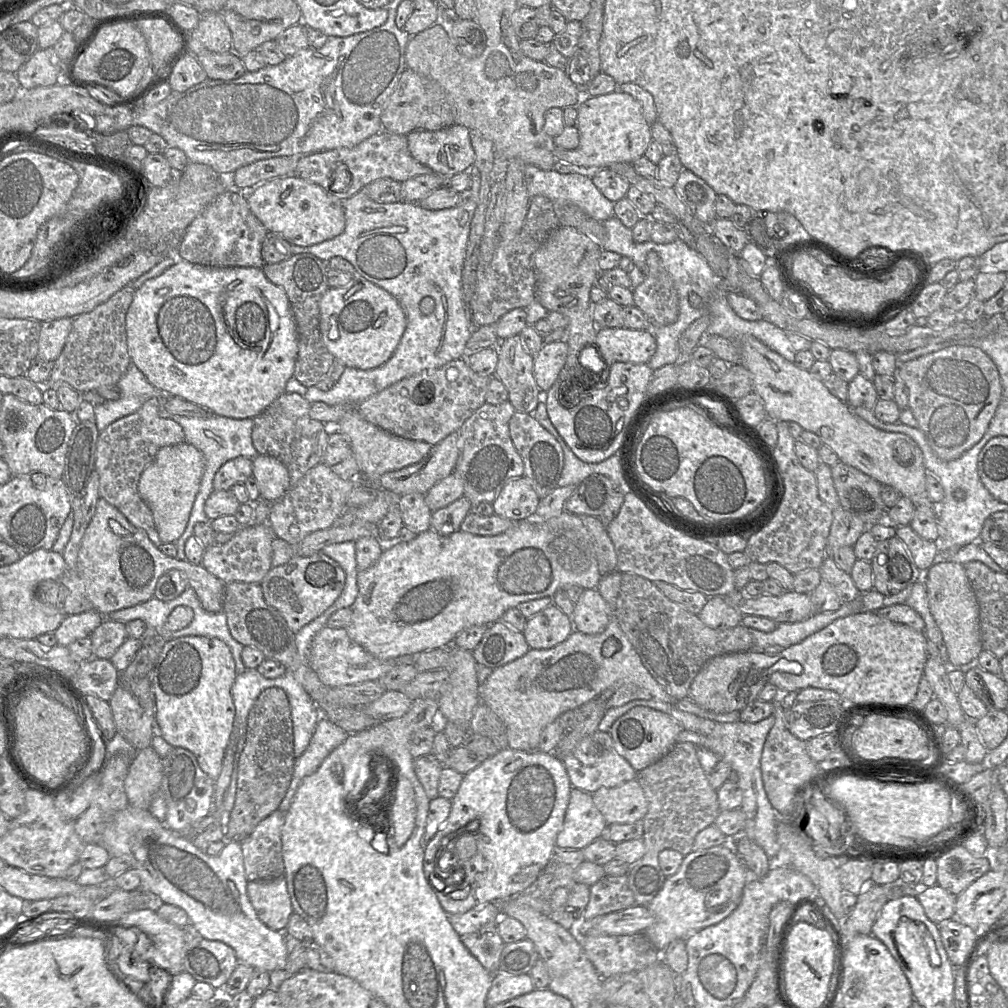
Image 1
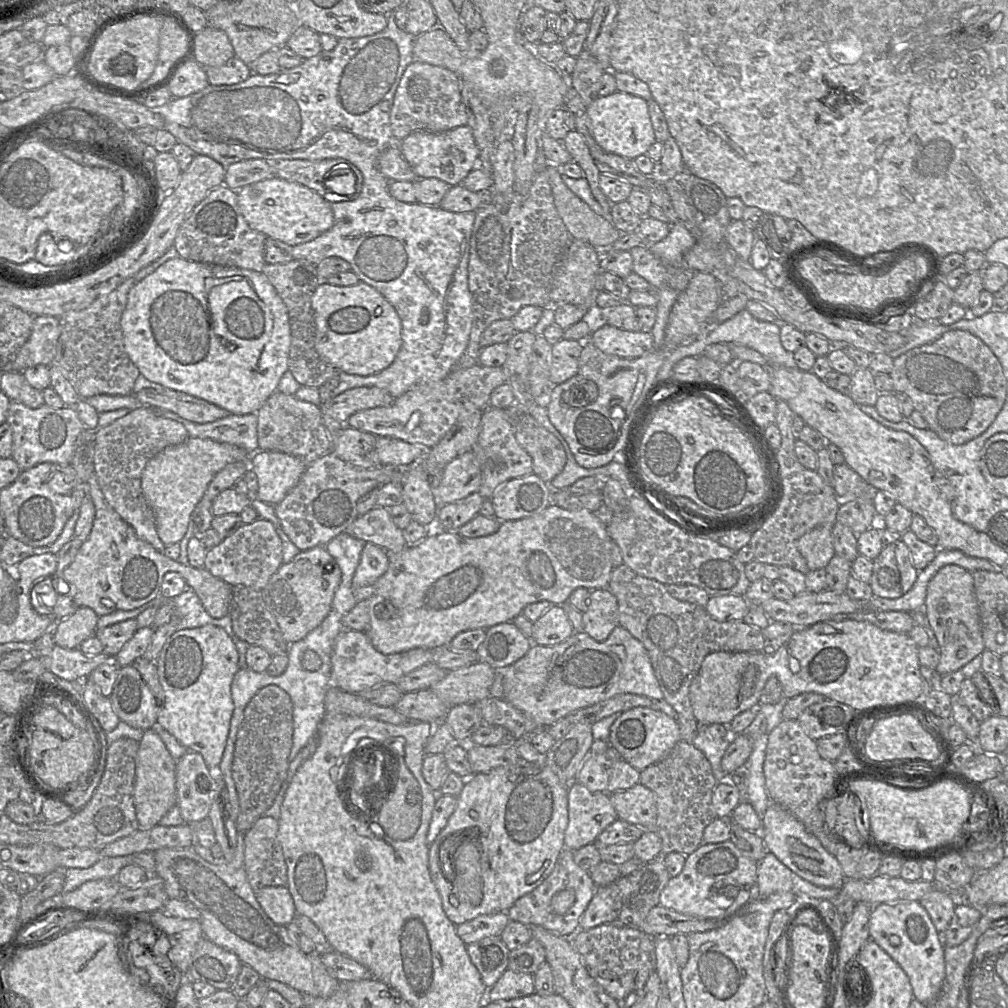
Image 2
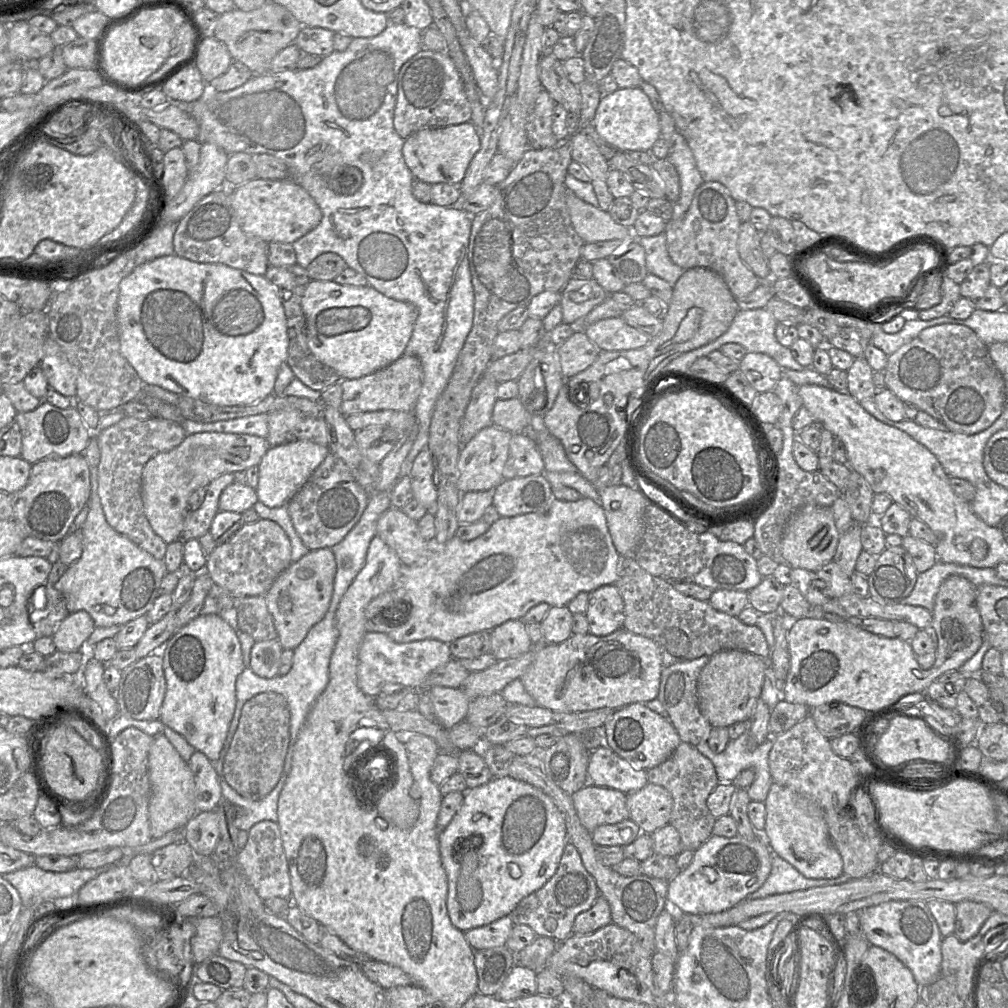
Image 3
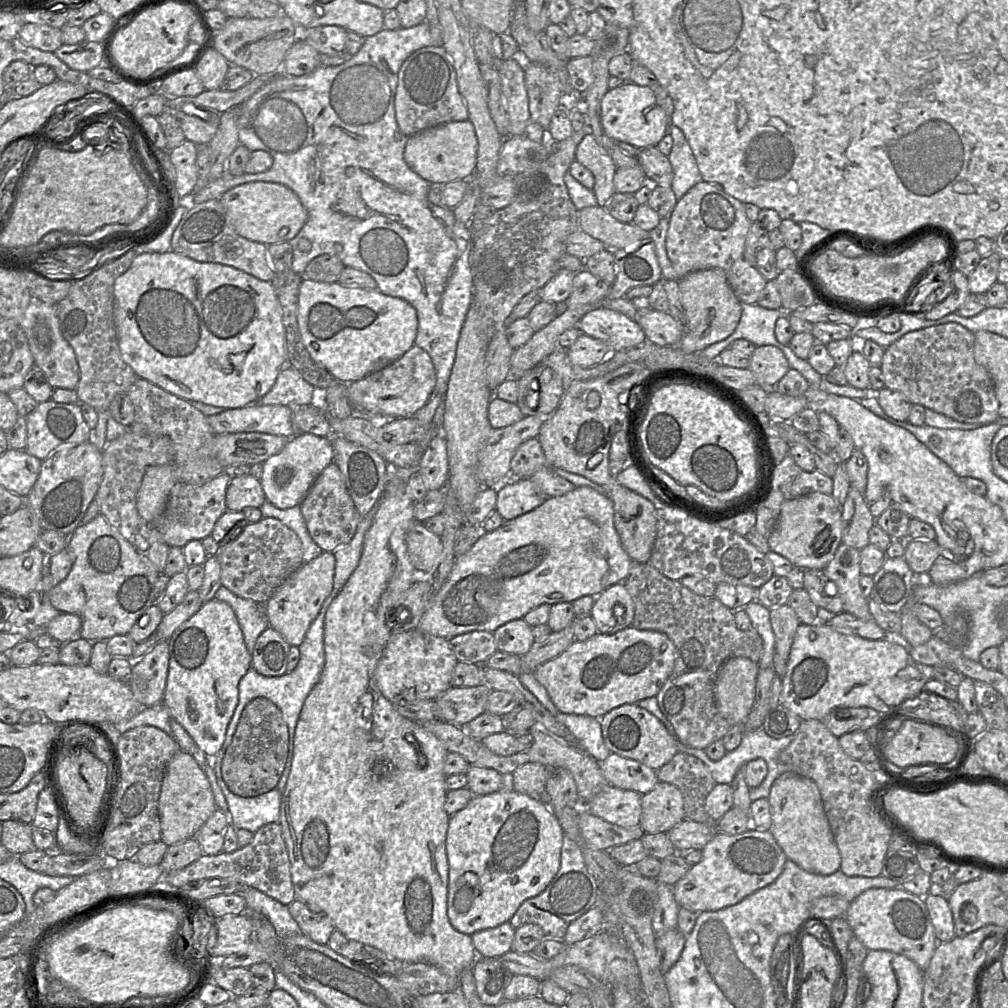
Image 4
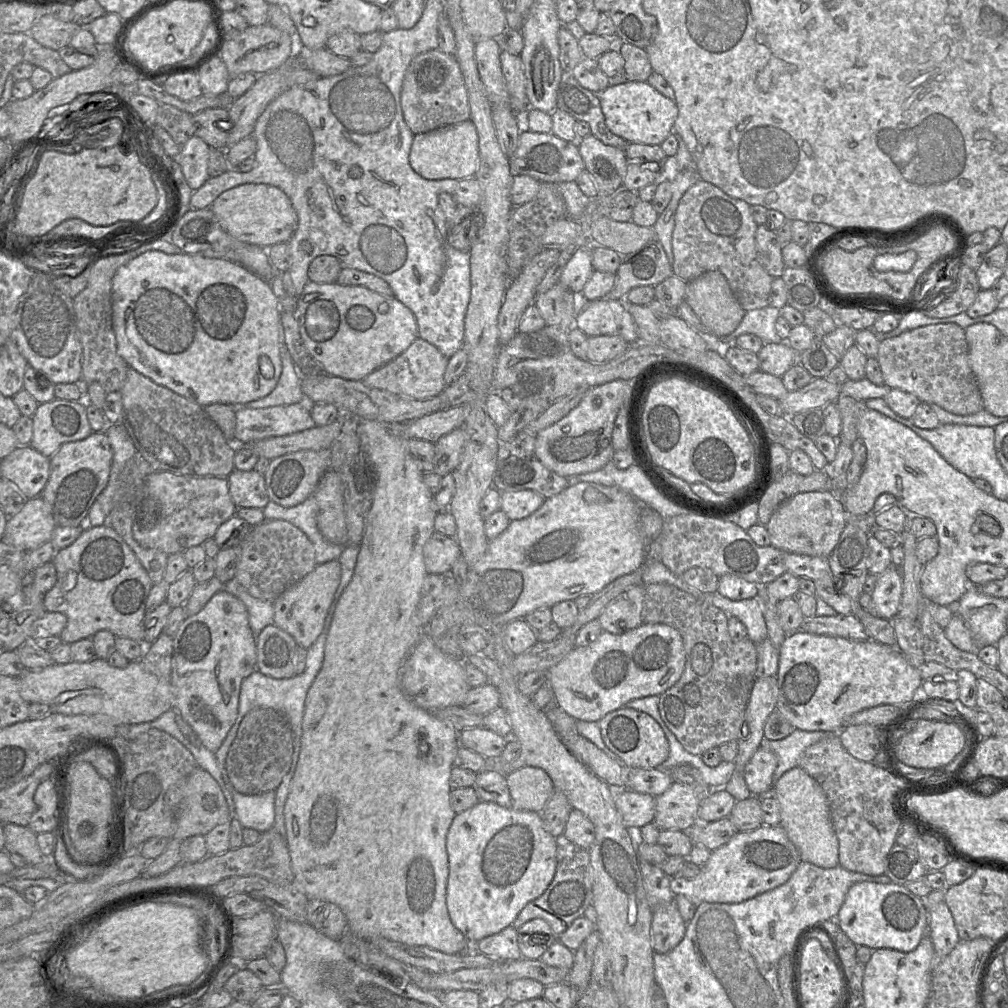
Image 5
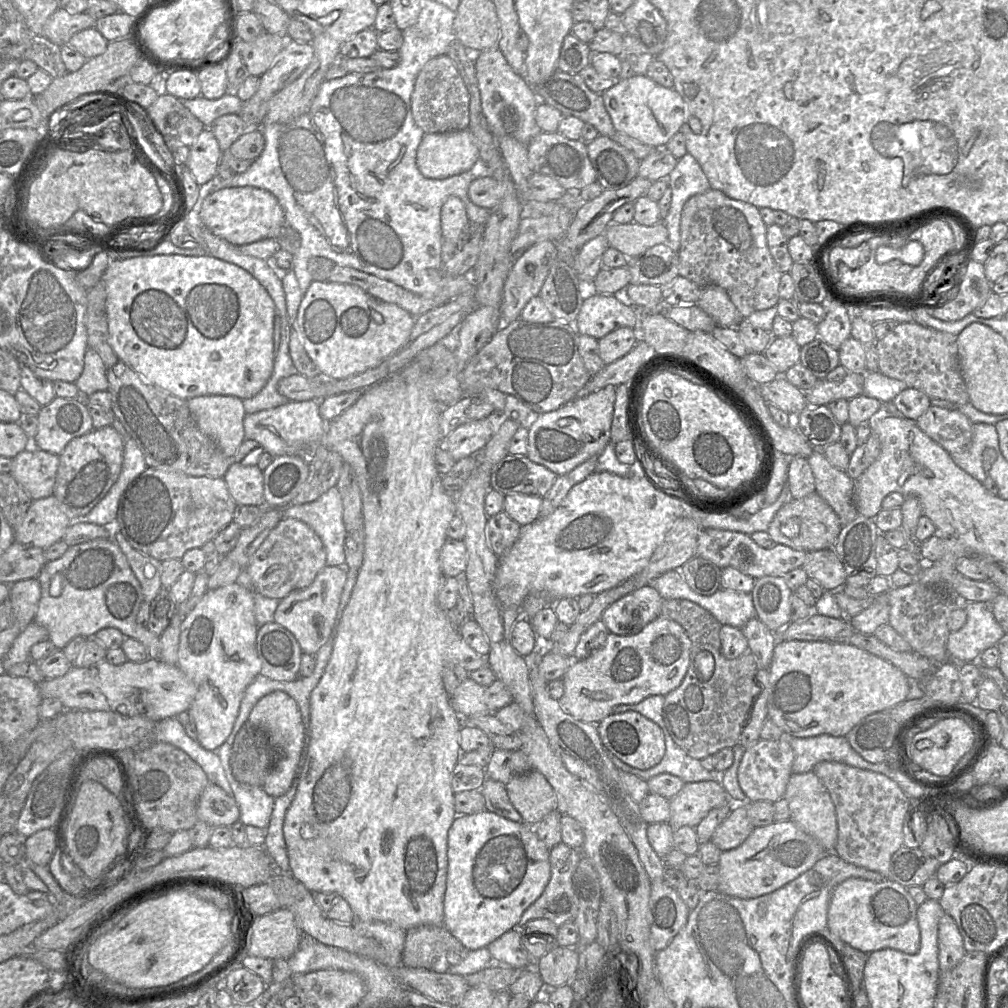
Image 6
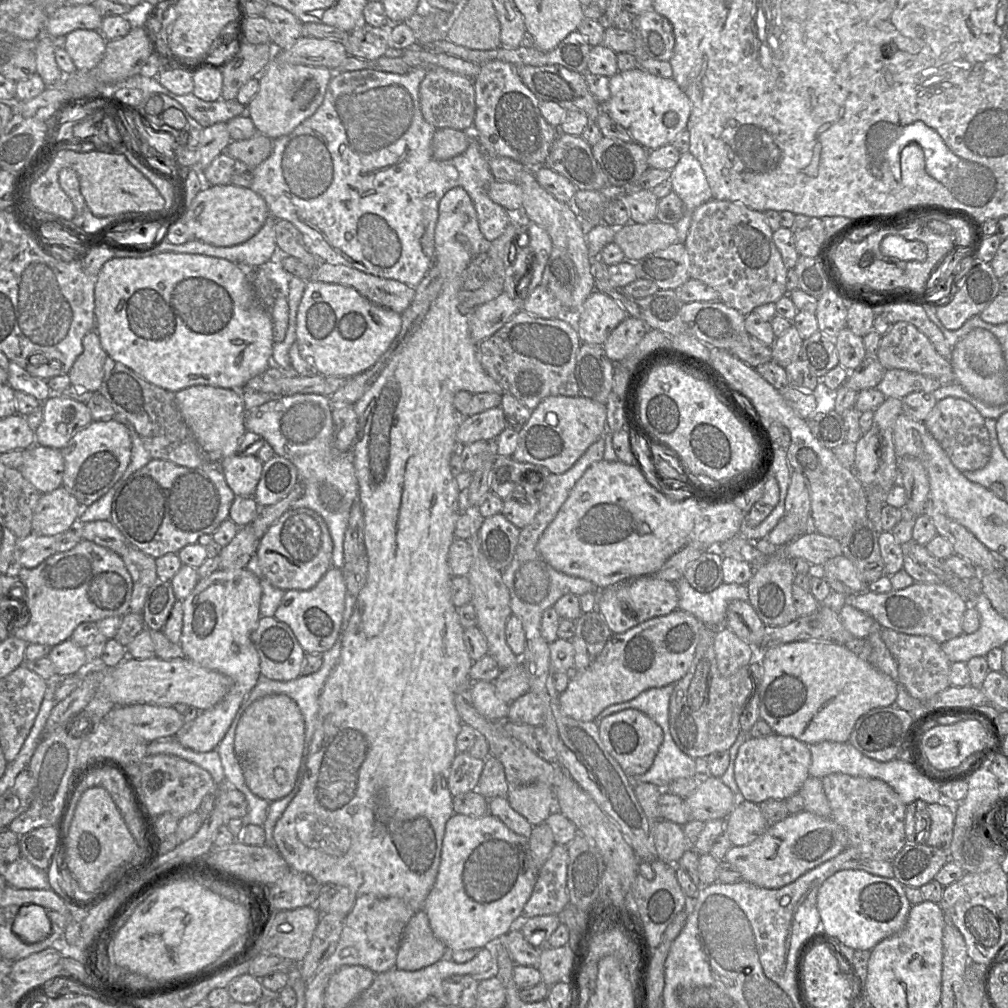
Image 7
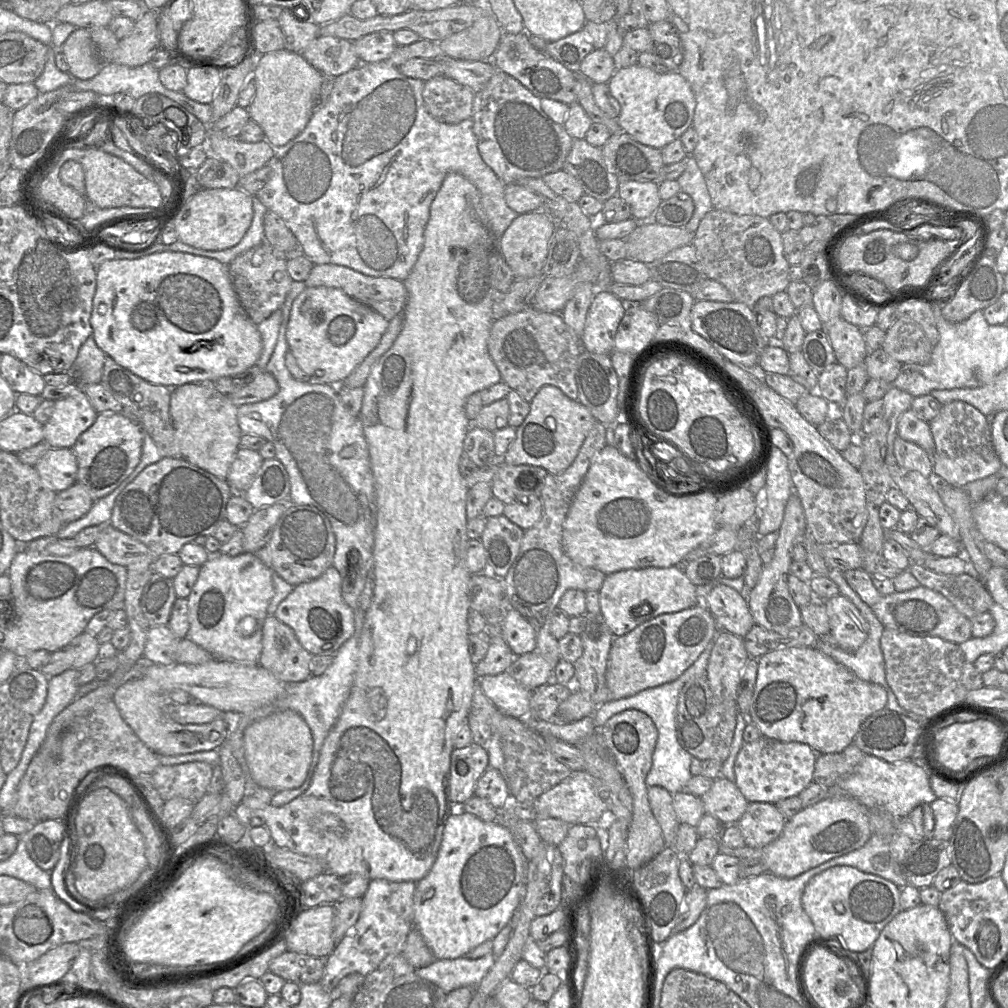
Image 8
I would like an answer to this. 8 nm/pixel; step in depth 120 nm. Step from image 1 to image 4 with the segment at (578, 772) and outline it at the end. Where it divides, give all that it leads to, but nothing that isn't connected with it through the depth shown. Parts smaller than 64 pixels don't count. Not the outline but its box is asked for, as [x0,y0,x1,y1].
[598,752,659,795]

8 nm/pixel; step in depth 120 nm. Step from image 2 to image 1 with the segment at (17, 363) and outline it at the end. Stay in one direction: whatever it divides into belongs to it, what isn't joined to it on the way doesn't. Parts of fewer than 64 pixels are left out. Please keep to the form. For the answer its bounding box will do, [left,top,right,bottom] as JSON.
[37,319,72,362]

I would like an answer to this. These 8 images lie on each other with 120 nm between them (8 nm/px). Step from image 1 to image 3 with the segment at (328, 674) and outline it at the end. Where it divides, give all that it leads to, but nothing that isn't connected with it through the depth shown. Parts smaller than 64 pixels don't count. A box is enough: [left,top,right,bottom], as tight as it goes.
[357,632,451,698]

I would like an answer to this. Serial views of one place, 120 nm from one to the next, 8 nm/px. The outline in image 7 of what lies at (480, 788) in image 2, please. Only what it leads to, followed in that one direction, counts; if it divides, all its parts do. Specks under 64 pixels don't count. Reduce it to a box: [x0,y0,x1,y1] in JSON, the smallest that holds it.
[422,813,539,951]

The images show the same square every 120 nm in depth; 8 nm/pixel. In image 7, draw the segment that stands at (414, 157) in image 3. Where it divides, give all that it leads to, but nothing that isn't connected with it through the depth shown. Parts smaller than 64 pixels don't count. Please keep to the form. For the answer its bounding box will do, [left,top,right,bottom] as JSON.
[432,128,469,160]

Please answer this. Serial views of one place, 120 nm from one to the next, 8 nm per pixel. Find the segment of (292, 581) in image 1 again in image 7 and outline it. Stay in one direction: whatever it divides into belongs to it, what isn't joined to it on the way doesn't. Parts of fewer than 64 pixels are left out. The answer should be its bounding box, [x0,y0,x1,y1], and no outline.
[274,566,346,654]

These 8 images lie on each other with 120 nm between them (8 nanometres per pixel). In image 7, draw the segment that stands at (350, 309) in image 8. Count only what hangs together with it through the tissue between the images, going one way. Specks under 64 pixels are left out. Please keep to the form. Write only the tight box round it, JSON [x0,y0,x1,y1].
[296,281,401,378]

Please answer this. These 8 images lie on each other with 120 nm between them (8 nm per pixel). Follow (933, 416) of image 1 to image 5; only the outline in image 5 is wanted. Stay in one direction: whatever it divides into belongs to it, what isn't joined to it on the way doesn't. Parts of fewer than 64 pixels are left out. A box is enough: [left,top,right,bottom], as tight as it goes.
[877,323,984,415]

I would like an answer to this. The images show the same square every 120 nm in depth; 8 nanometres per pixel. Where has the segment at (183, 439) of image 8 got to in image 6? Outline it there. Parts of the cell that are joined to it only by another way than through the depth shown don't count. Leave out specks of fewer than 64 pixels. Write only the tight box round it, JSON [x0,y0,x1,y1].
[187,395,246,458]

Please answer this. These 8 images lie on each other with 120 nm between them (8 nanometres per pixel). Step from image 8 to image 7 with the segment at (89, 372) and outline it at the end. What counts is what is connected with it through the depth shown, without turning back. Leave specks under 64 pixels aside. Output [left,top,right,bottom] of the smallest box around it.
[68,330,107,392]

